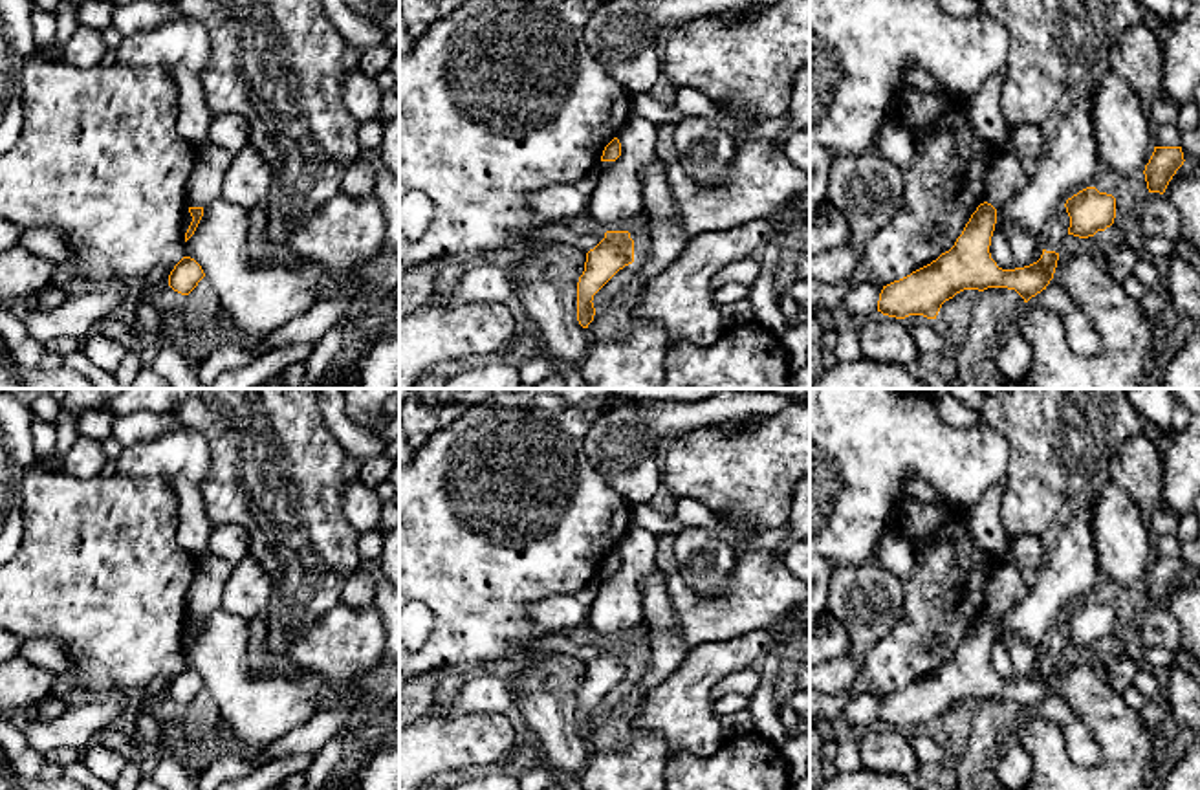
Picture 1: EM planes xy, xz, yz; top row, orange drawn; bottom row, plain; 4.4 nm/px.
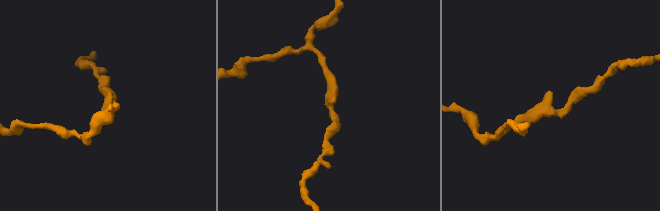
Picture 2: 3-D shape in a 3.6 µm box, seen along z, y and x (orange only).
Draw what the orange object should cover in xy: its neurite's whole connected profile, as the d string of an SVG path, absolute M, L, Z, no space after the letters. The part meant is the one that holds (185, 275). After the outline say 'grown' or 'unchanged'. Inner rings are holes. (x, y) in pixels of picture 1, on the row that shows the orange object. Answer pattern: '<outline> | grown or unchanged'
M183 257L170 271L169 286L181 295L189 295L203 277L205 273L194 258Z | unchanged

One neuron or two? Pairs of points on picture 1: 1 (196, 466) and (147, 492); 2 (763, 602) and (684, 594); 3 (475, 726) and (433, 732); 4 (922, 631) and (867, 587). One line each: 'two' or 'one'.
1: two
2: one
3: one
4: two

